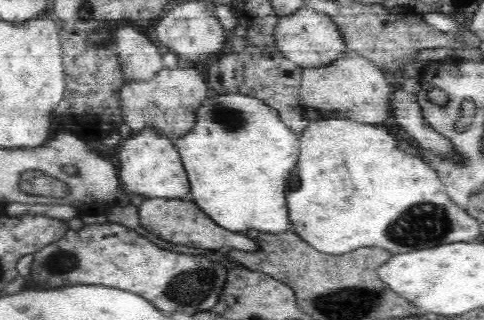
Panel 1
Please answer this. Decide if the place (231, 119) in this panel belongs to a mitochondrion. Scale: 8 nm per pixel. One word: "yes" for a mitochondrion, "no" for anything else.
yes

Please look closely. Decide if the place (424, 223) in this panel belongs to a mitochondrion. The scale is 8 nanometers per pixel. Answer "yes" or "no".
yes

